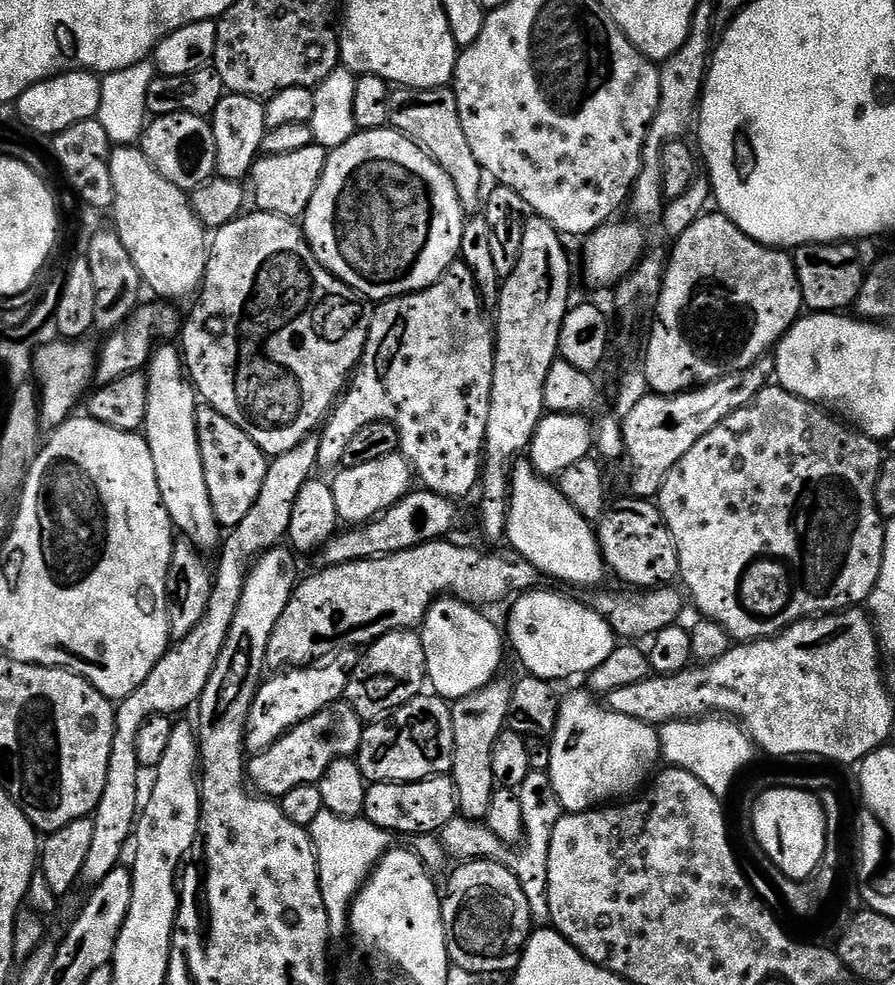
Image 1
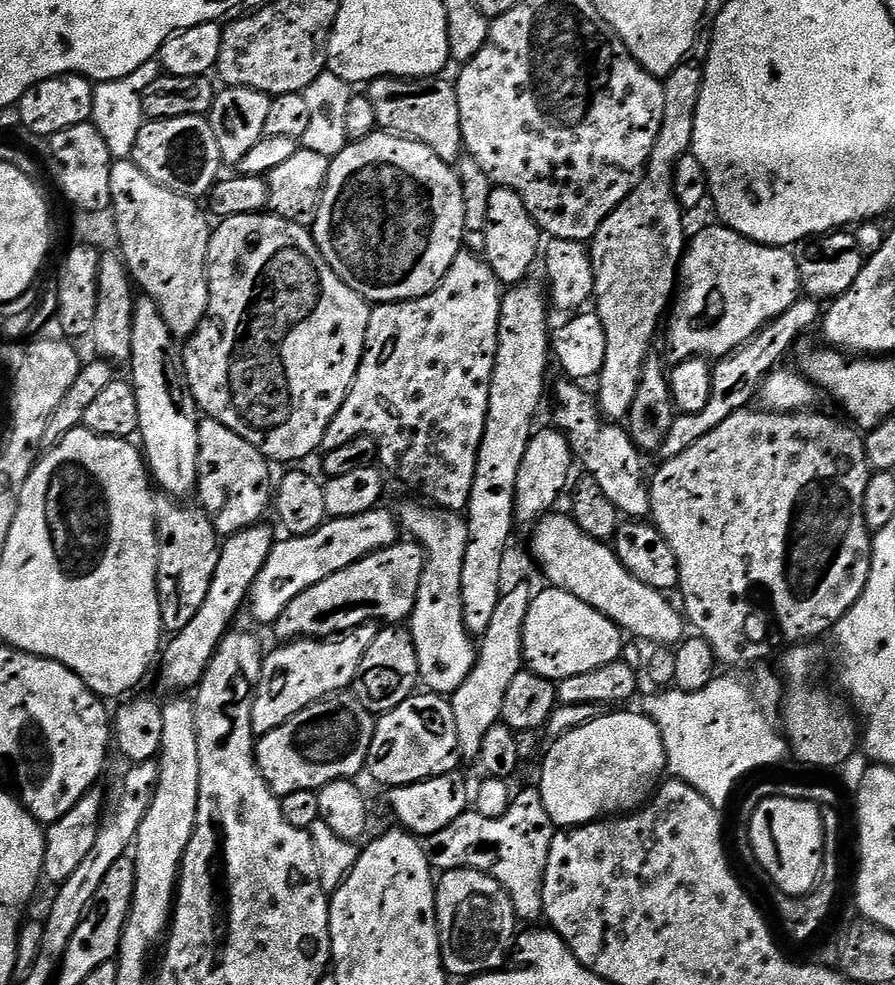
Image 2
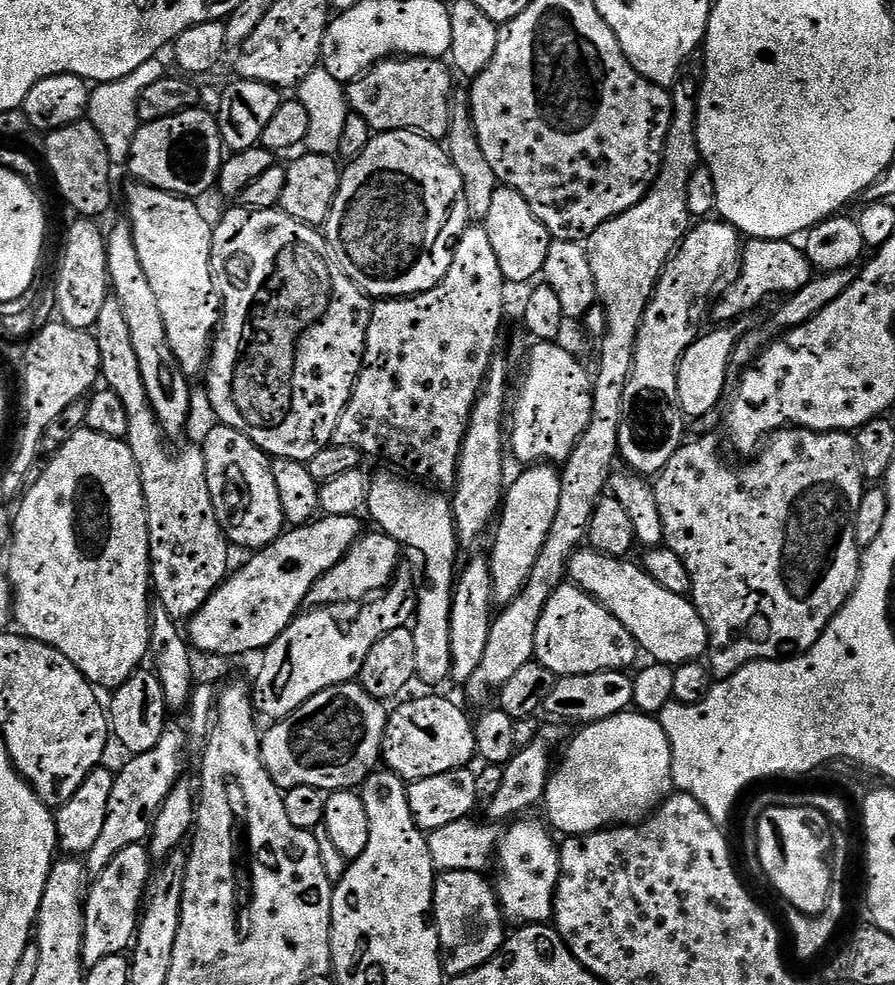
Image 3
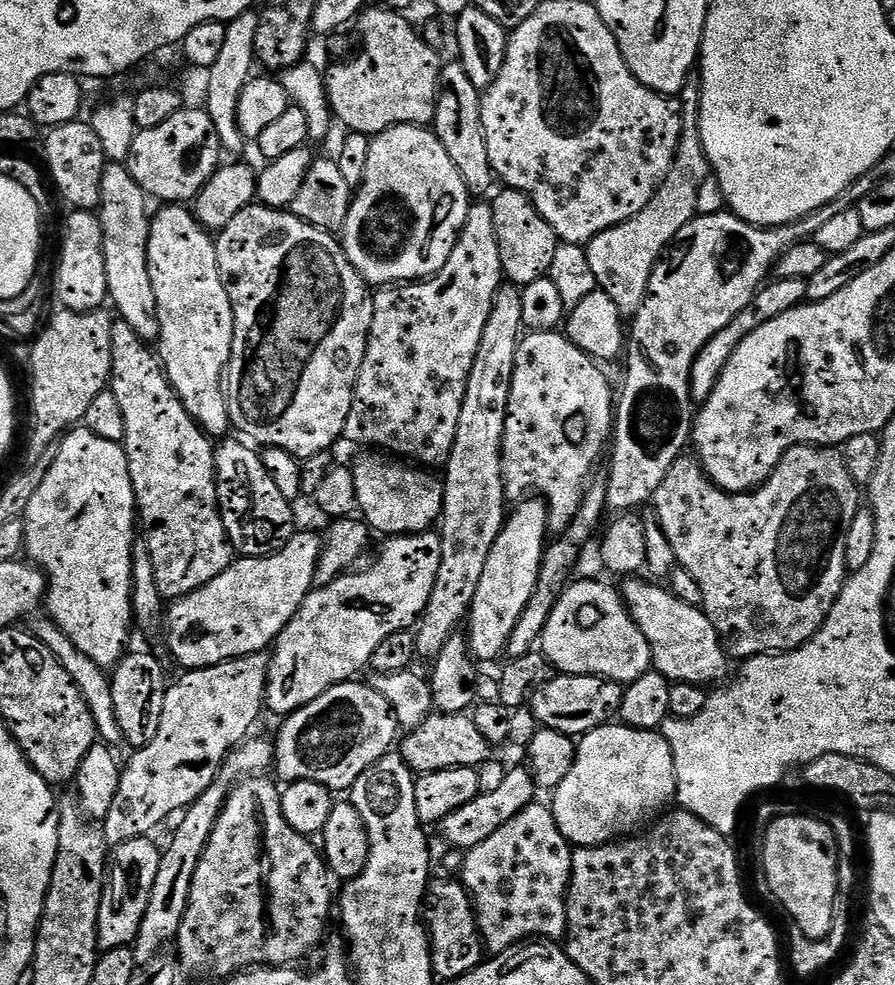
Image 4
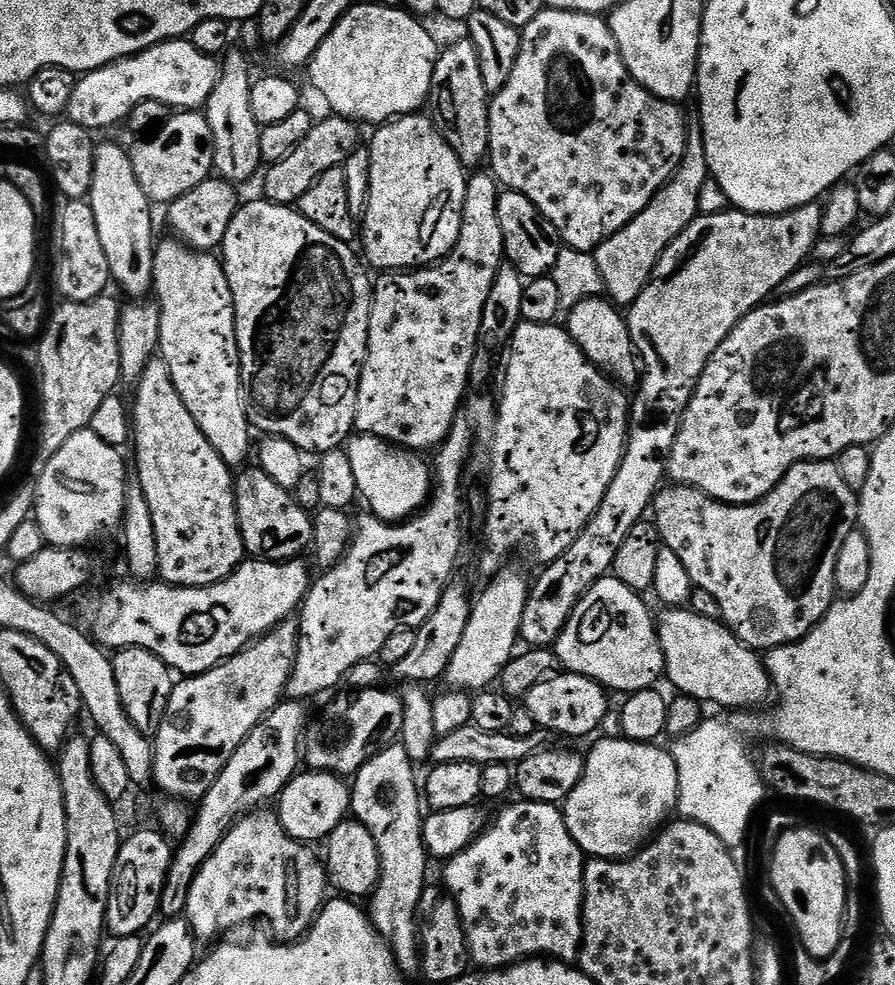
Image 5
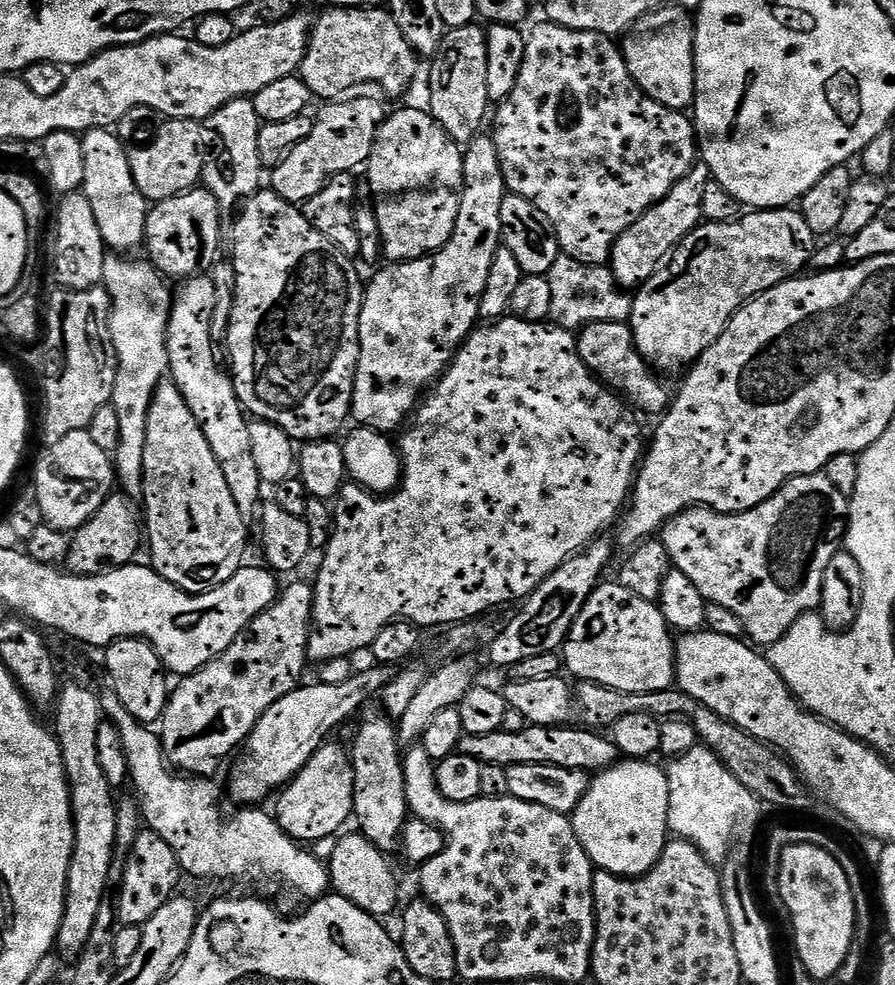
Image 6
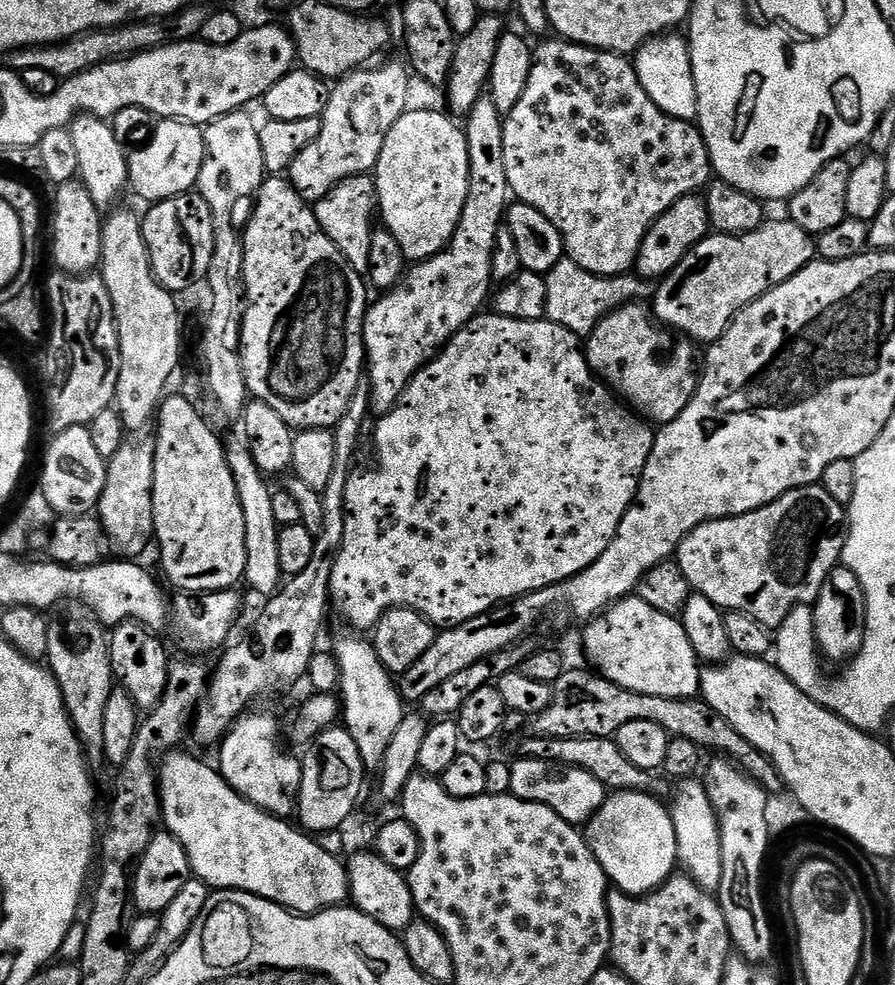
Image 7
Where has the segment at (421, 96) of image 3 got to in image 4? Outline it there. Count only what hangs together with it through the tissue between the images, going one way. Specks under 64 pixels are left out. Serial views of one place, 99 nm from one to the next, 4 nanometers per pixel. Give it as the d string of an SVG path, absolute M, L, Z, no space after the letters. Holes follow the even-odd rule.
M379 6L365 7L364 11L358 17L358 25L360 24L360 53L356 57L345 59L343 62L336 62L332 69L327 69L324 77L324 85L328 91L328 105L332 107L332 115L337 121L340 120L345 124L348 132L361 132L368 137L379 136L381 132L385 132L387 128L397 128L400 124L419 124L428 126L435 121L436 118L436 95L440 92L440 70L442 67L442 59L436 53L437 49L429 44L423 35L416 33L414 25L408 21L407 15L394 12L390 8L381 8Z

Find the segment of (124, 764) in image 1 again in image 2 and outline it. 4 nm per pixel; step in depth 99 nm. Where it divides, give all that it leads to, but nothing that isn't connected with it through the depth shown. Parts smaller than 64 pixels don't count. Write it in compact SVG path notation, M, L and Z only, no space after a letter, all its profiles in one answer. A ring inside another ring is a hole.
M264 522L255 524L252 528L247 528L238 534L227 537L221 543L218 570L214 572L214 582L210 584L210 590L206 594L206 602L202 602L202 607L198 610L198 614L194 614L190 626L186 626L182 631L175 633L171 637L172 641L169 644L167 641L166 647L162 652L162 659L158 664L158 669L160 668L160 680L172 691L172 694L180 694L183 693L180 692L183 688L192 690L199 685L200 681L204 679L204 675L208 672L210 662L220 648L220 643L224 641L224 637L228 635L230 629L235 625L232 623L235 622L236 615L240 612L240 607L243 604L245 607L249 603L254 582L258 578L262 566L266 566L266 558L270 558L272 548L278 543L278 536L275 536L266 525L267 523Z

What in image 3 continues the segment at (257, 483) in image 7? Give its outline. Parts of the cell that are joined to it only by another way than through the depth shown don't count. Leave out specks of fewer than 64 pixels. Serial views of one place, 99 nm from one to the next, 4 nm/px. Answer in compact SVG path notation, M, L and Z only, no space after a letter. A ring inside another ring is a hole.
M132 182L128 188L127 223L132 225L138 259L162 309L166 338L178 366L189 378L208 367L212 341L222 315L222 301L212 270L213 225L195 208L191 199L158 190L149 184Z

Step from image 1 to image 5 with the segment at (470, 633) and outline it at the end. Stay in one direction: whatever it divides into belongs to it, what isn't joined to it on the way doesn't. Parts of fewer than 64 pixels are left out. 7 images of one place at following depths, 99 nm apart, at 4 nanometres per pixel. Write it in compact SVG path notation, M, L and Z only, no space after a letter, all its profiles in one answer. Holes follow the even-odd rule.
M353 435L346 451L354 469L354 482L361 501L368 503L367 511L379 520L404 522L416 515L428 503L432 492L430 464L417 453L373 436Z

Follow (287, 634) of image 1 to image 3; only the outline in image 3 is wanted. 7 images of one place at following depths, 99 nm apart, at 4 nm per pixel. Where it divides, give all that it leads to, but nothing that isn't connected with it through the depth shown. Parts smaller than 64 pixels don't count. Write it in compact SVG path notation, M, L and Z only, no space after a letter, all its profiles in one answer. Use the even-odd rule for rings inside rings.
M372 530L372 533L361 535L360 539L344 557L308 592L307 603L312 606L333 606L332 604L356 604L367 601L383 593L397 575L400 564L402 545L385 532ZM397 567L397 568L396 568ZM360 600L360 601L359 601Z

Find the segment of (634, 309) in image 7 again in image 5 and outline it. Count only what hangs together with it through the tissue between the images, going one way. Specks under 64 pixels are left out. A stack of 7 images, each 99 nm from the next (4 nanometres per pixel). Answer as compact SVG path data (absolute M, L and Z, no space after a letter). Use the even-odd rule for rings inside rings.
M593 298L578 302L566 313L566 330L571 334L573 342L582 350L589 364L599 368L605 376L617 385L628 386L638 372L638 360L634 355L628 321L618 313L617 305L606 298Z

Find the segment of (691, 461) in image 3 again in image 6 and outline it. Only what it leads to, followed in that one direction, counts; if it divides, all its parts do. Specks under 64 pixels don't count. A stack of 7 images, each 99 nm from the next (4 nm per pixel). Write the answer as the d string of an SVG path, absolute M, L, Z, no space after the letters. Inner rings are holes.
M815 472L809 476L799 476L793 480L787 480L774 495L766 498L766 502L762 502L745 512L722 513L715 512L712 508L701 508L699 506L688 508L686 511L678 513L674 519L669 520L664 525L662 539L666 550L670 554L672 567L675 571L686 574L686 578L690 578L690 582L694 582L694 586L698 586L698 590L704 595L709 604L726 606L726 610L731 610L732 613L738 614L738 618L742 618L744 633L753 645L761 646L760 644L764 644L763 646L771 646L786 635L790 630L790 626L794 626L794 622L798 622L798 618L802 618L802 614L819 609L820 599L822 598L822 577L826 575L826 566L830 563L830 558L834 558L834 554L841 551L844 537L848 530L849 503L849 497L838 494L836 487L830 483L830 478L826 478L823 472Z

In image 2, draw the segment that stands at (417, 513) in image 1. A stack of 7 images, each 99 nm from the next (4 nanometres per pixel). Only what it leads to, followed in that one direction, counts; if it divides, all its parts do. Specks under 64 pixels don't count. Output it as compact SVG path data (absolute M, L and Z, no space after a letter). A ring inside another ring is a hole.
M384 506L371 508L357 516L337 516L329 519L318 530L305 536L288 536L272 548L266 566L258 574L250 593L252 616L260 624L275 625L276 620L310 586L346 570L354 562L366 558L371 552L394 546L400 539L402 524L395 511L387 512Z

